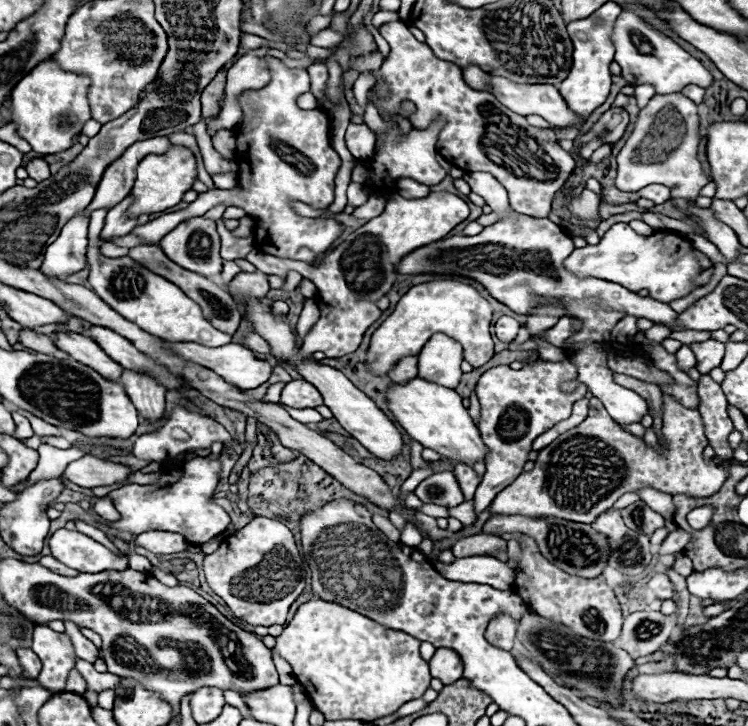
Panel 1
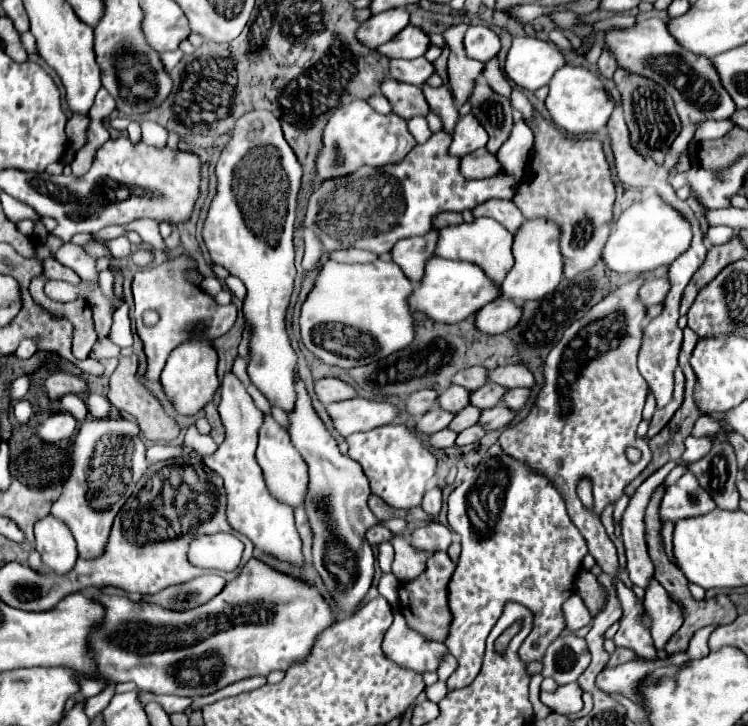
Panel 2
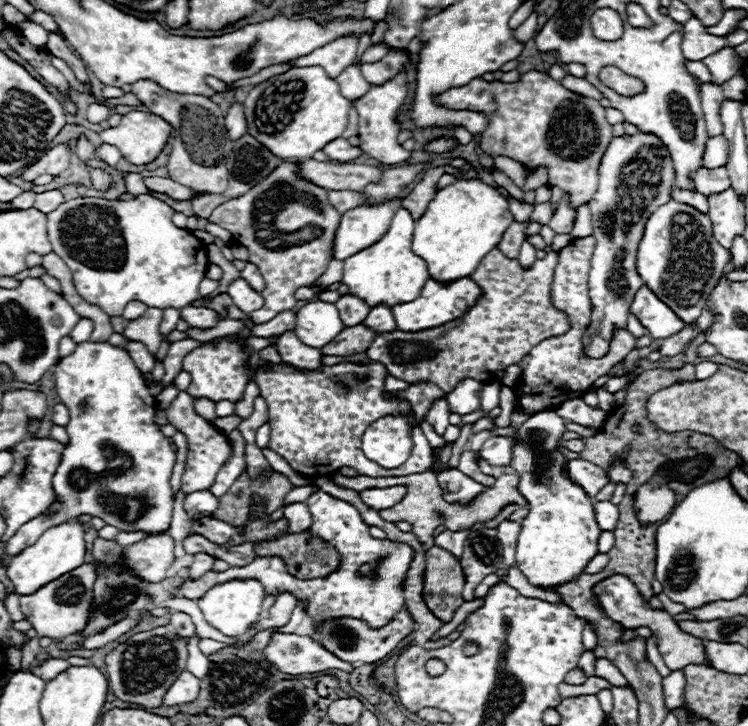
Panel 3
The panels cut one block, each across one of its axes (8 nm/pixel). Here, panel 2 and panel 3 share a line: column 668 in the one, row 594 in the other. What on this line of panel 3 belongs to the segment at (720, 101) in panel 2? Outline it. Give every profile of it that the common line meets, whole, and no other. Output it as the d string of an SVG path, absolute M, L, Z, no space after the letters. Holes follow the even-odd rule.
M88 562L78 566L76 570L64 574L62 578L56 578L56 582L50 582L48 586L42 586L36 594L20 596L20 606L26 616L26 620L32 624L32 628L38 632L38 636L48 636L52 640L64 640L68 636L74 636L86 628L90 622L90 610L94 600L94 582L96 582L96 564Z

